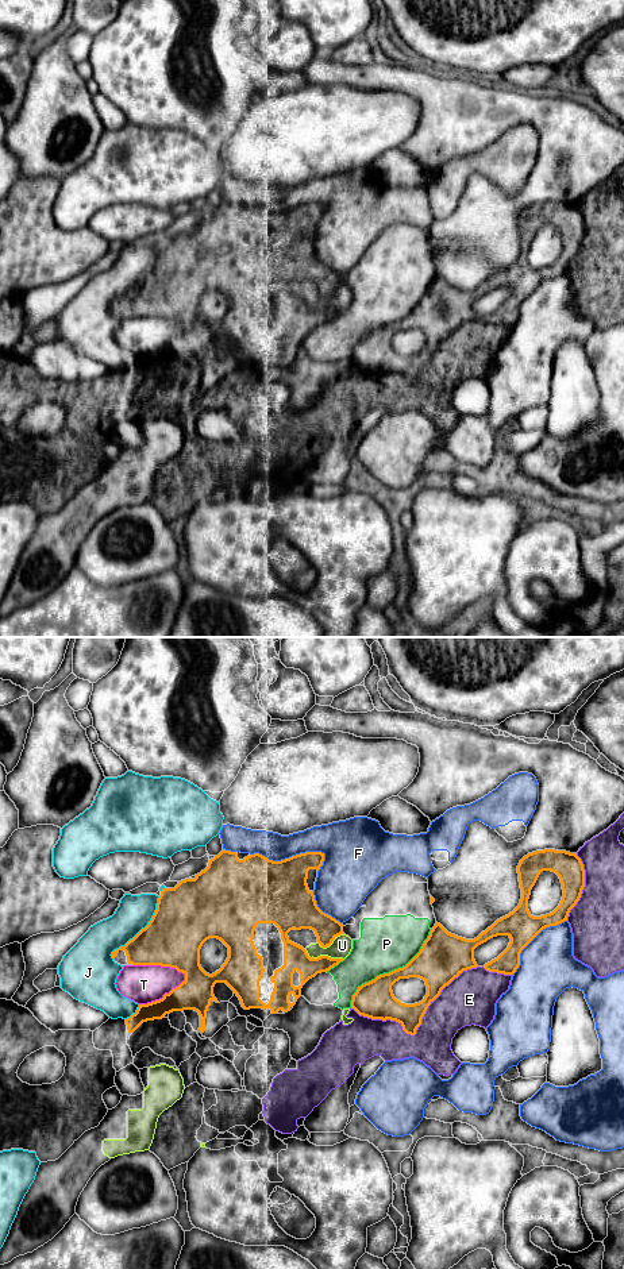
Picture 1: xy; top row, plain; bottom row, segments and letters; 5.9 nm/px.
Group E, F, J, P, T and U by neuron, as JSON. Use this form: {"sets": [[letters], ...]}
{"sets": [["E"], ["F", "P", "U"], ["J"], ["T"]]}

